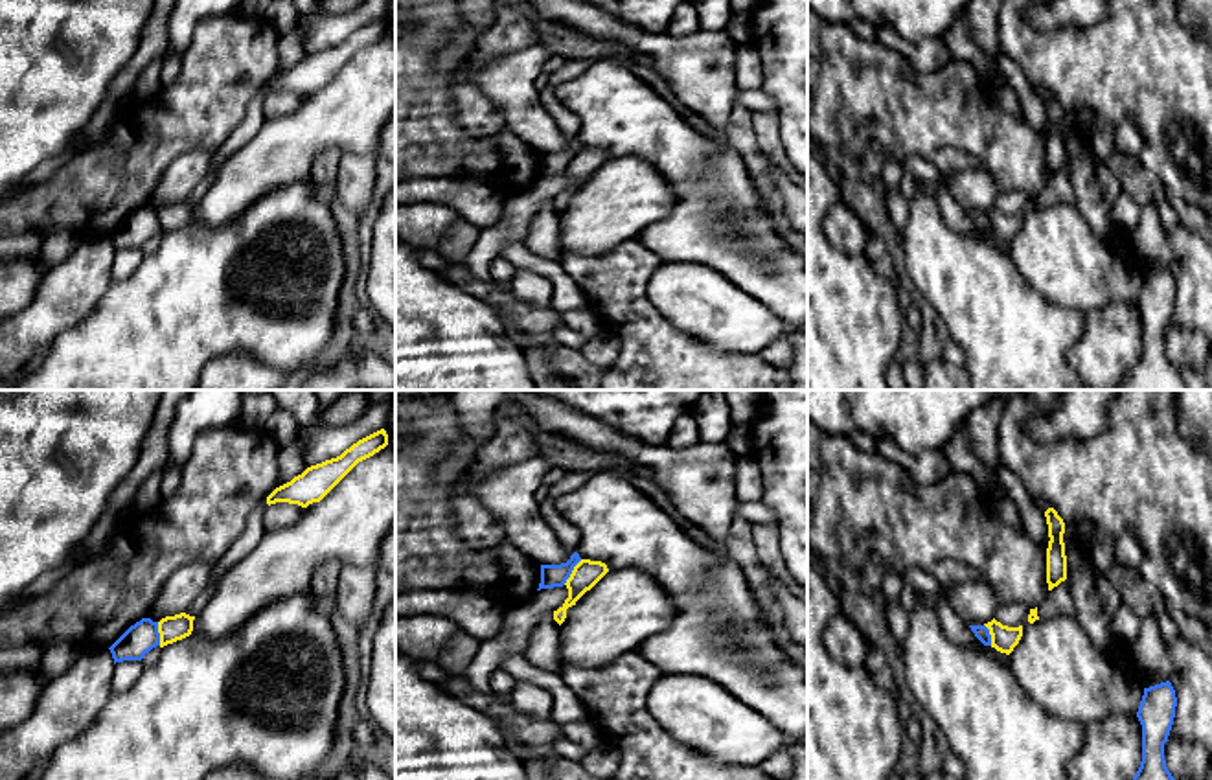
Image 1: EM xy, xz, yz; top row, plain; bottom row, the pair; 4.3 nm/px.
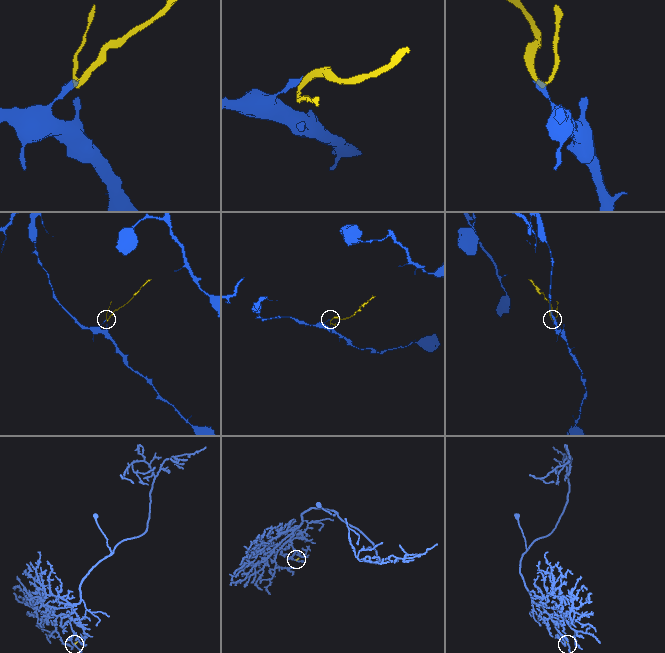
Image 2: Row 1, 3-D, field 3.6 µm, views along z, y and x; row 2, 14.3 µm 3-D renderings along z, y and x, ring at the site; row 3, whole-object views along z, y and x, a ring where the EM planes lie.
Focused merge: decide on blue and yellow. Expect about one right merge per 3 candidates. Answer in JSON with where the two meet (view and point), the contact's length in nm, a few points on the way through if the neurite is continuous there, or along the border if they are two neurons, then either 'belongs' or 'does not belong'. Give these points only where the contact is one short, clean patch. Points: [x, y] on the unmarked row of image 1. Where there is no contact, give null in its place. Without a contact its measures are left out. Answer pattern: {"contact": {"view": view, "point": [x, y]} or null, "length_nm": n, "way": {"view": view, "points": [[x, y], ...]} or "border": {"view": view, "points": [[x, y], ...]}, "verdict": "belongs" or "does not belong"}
{"contact": {"view": "xz", "point": [571, 160]}, "length_nm": 140, "border": {"view": "xz", "points": [[582, 148], [563, 172]]}, "verdict": "does not belong"}

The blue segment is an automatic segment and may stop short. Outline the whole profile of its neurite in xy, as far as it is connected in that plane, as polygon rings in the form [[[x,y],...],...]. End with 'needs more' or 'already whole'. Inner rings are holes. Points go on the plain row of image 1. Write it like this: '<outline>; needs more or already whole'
[[[142,206],[131,213],[109,237],[116,252],[123,248],[142,248],[156,234],[160,234],[158,210]]]; already whole

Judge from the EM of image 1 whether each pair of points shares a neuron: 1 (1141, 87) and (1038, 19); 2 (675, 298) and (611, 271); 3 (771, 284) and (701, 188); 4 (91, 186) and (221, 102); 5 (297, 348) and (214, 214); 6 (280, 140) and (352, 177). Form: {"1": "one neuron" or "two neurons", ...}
{"1": "two neurons", "2": "two neurons", "3": "one neuron", "4": "one neuron", "5": "two neurons", "6": "two neurons"}

